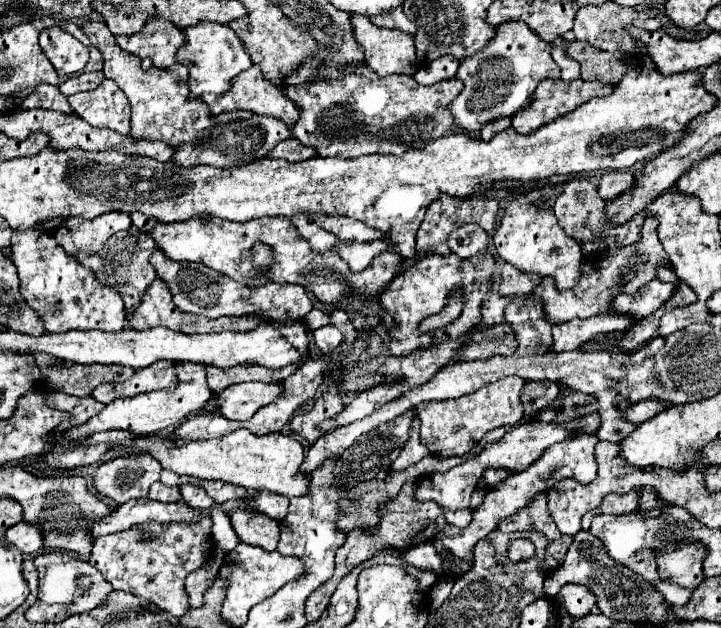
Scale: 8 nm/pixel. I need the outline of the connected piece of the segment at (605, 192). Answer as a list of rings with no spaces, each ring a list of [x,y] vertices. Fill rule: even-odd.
[[[607,172],[601,176],[597,190],[603,200],[615,200],[623,192],[631,190],[633,184],[635,184],[635,178],[631,172]]]

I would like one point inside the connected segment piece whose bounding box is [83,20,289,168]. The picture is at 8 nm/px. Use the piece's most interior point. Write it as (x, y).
(161, 110)

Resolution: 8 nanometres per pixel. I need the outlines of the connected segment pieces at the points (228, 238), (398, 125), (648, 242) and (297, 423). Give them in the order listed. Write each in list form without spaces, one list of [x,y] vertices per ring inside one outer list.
[[[273,216],[273,218],[257,218],[249,222],[225,222],[221,218],[211,218],[209,224],[201,224],[199,220],[187,220],[179,224],[163,224],[159,222],[155,230],[151,232],[159,248],[165,252],[167,258],[171,260],[187,260],[187,262],[201,262],[221,274],[231,276],[237,282],[243,284],[261,284],[269,280],[269,276],[261,278],[251,262],[249,262],[249,252],[255,242],[269,244],[273,248],[273,260],[271,260],[271,280],[275,282],[289,282],[289,284],[299,284],[307,288],[315,298],[327,304],[335,304],[341,296],[361,290],[361,296],[373,296],[381,294],[385,286],[393,280],[397,274],[397,268],[401,264],[401,256],[397,254],[381,254],[373,258],[373,262],[363,270],[363,272],[351,272],[349,266],[339,258],[335,252],[327,254],[313,254],[309,244],[299,236],[297,228],[293,222],[285,216]]]
[[[317,58],[307,60],[295,74],[285,78],[285,94],[301,110],[293,126],[293,136],[305,146],[313,146],[321,158],[357,158],[365,154],[401,156],[405,150],[427,146],[453,126],[447,106],[463,90],[463,82],[457,78],[421,86],[407,74],[379,78],[363,64],[351,66],[341,80],[313,82],[317,62]]]
[[[645,218],[645,224],[641,228],[641,240],[637,244],[625,246],[621,252],[613,256],[593,256],[589,258],[581,268],[581,280],[571,288],[557,292],[551,278],[543,278],[541,286],[533,290],[533,294],[543,302],[543,310],[547,314],[547,320],[553,324],[569,322],[573,318],[591,318],[601,312],[611,310],[611,298],[619,292],[635,294],[643,284],[655,278],[655,266],[665,264],[671,266],[659,238],[657,238],[657,220]]]
[[[319,396],[319,398],[315,400],[315,406],[313,406],[309,412],[297,414],[297,416],[291,420],[291,428],[293,428],[293,430],[301,430],[301,436],[303,436],[309,444],[313,444],[313,442],[317,442],[317,438],[325,436],[325,434],[321,434],[321,430],[317,430],[317,426],[321,426],[321,422],[333,418],[333,414],[335,414],[335,406],[333,406],[333,410],[325,410],[325,406],[317,406],[317,402],[321,402],[321,400],[323,400],[323,396]]]

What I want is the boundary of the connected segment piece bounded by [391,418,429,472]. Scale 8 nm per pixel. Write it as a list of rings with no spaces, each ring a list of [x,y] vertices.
[[[413,420],[413,430],[409,430],[409,442],[405,442],[405,446],[401,448],[401,454],[397,456],[397,460],[391,464],[393,472],[401,472],[411,464],[417,464],[421,458],[429,456],[429,450],[419,442],[419,420]]]

